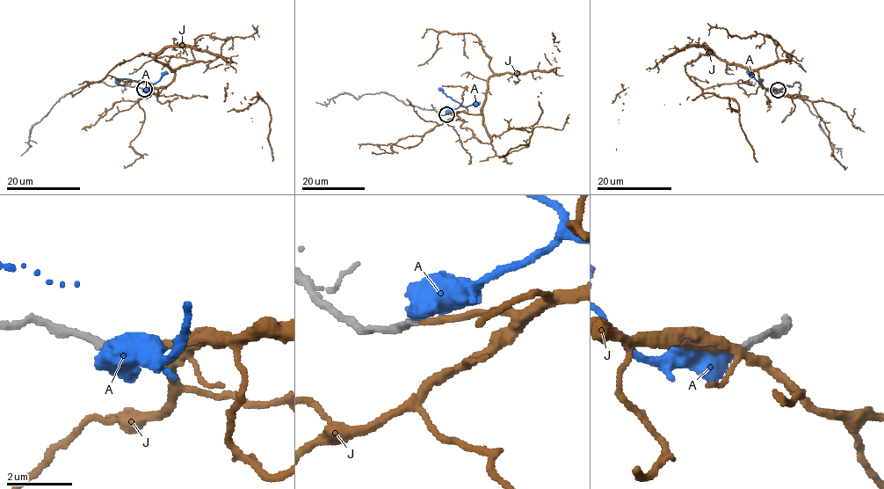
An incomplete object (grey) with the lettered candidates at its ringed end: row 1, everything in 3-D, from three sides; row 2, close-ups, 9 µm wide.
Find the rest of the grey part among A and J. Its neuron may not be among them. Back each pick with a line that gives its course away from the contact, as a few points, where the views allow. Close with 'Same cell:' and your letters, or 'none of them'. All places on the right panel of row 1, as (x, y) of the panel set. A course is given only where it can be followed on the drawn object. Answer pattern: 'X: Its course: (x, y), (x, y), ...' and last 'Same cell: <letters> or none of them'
J: Its course: (778, 89), (705, 47), (656, 65), (664, 104), (705, 92), (735, 100), (757, 162)
Same cell: J

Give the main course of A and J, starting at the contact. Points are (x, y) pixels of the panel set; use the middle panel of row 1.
A: (446, 113), (460, 104), (438, 88)
J: (446, 114), (481, 112), (494, 75), (556, 67), (542, 78), (541, 114), (529, 143), (499, 157)

